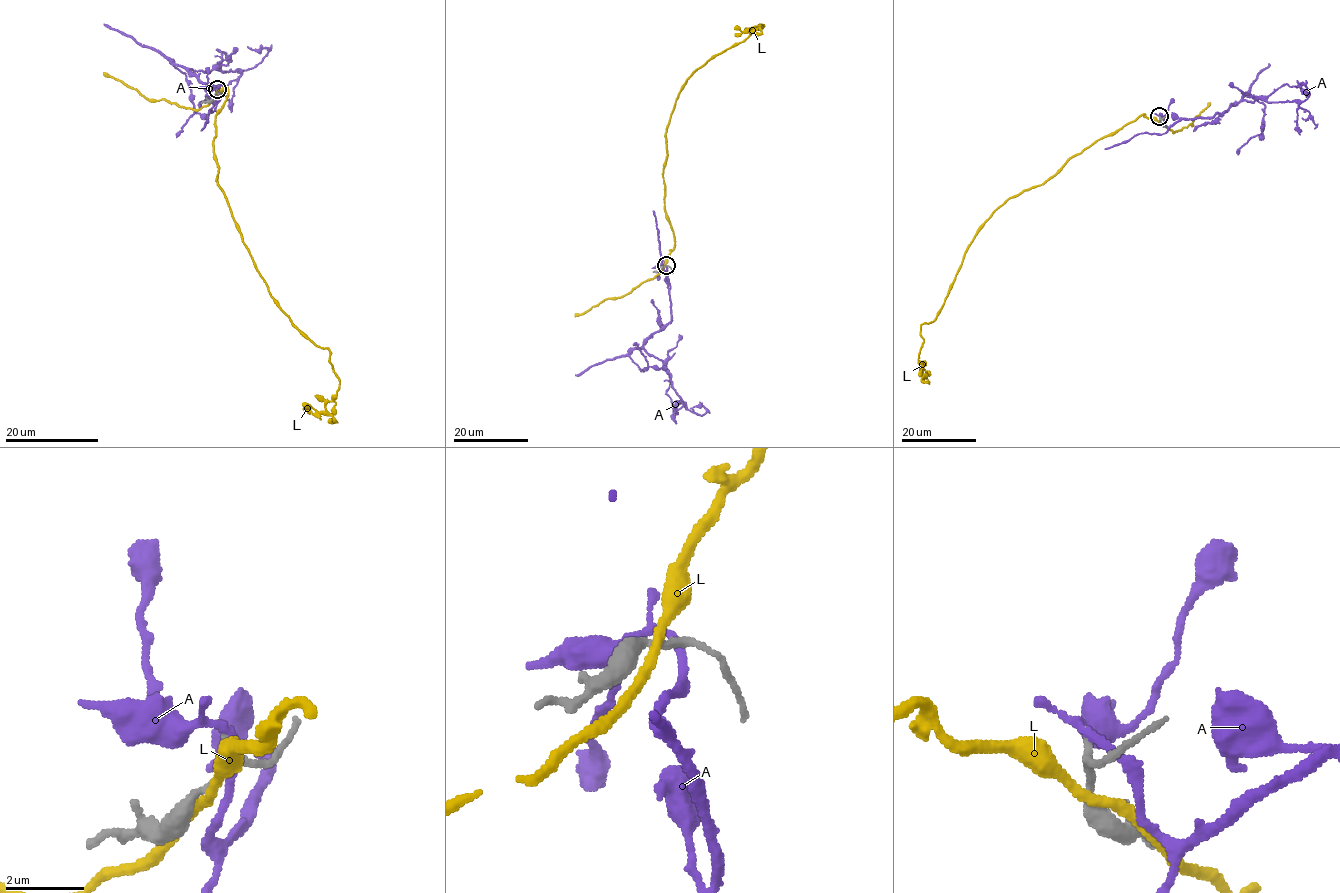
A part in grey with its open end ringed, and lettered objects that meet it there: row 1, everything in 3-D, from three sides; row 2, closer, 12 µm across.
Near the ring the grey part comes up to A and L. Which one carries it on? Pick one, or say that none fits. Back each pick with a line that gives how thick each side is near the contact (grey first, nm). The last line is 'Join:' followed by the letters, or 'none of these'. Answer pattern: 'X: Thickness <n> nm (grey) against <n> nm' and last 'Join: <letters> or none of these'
Join: none of these

